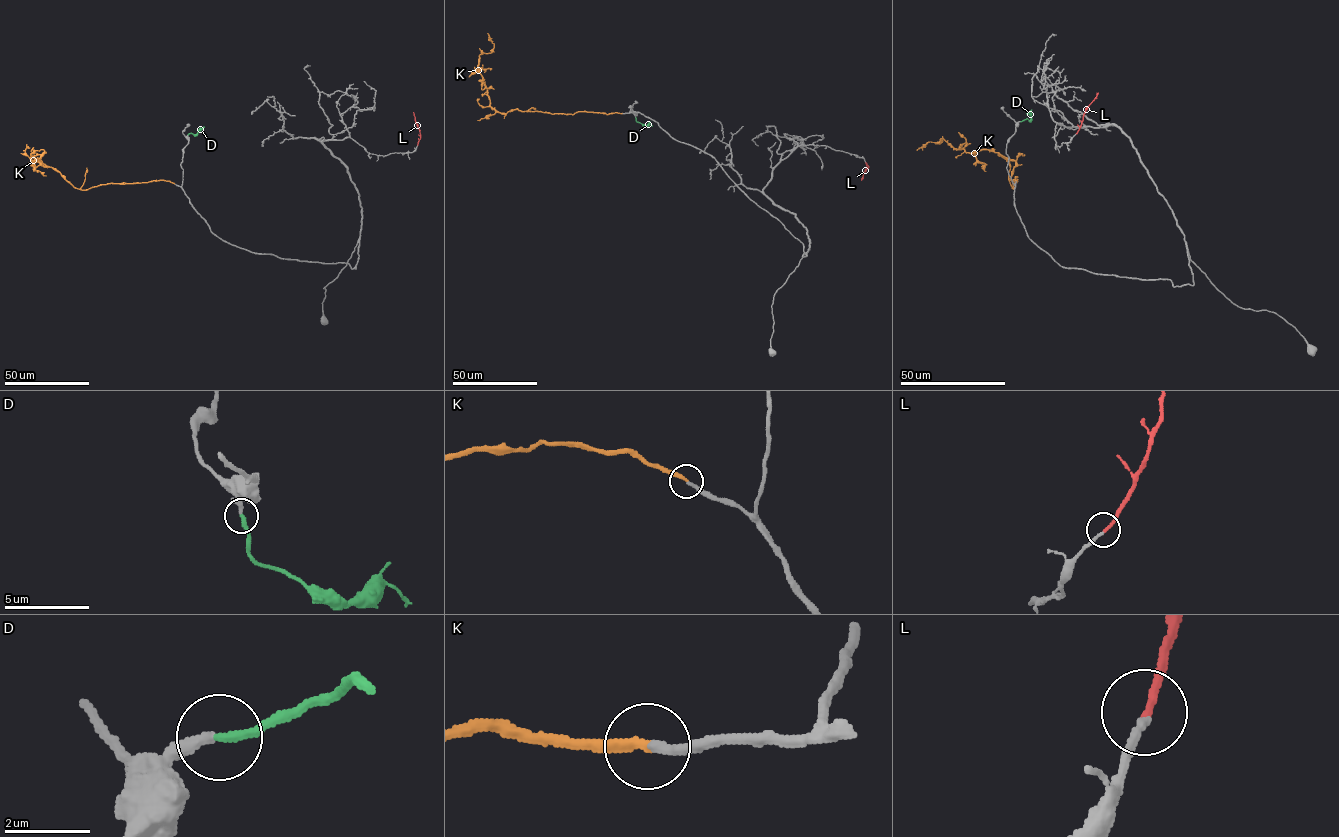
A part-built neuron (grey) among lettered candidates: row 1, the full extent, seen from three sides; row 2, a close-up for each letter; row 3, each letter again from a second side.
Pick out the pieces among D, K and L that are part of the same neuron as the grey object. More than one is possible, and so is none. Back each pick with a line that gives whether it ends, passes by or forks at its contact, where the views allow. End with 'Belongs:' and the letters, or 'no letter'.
D: It ends there
L: It ends there
Belongs: D, L

